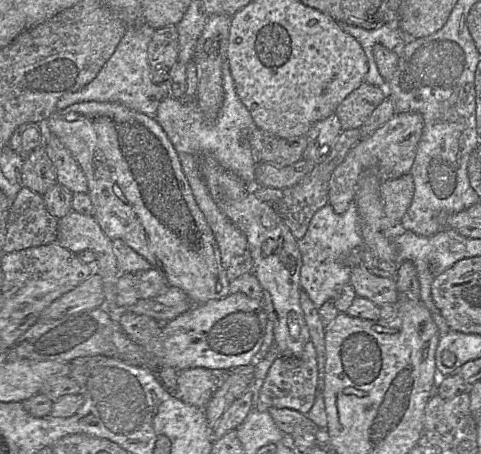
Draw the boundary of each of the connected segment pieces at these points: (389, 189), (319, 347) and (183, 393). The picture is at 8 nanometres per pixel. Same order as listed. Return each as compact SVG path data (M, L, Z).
M407 173L382 182L380 192L386 216L393 221L401 222L415 192L412 175Z
M301 288L299 303L310 333L311 341L316 350L319 380L321 375L324 375L324 366L326 361L325 327L322 323L319 309L313 304L308 294Z
M195 367L181 370L175 395L186 404L205 409L215 391L215 373L207 368Z

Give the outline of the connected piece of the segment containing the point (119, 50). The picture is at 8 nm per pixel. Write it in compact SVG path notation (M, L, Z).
M141 22L129 26L96 77L78 91L64 94L57 101L57 109L61 110L75 103L89 101L114 102L155 117L158 106L167 93L163 87L154 82L148 62L148 46L154 32L154 28Z

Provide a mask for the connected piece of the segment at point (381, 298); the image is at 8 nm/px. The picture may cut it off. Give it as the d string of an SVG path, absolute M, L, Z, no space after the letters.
M362 265L352 268L350 283L357 296L371 300L379 307L396 304L399 300L396 278L377 276Z

